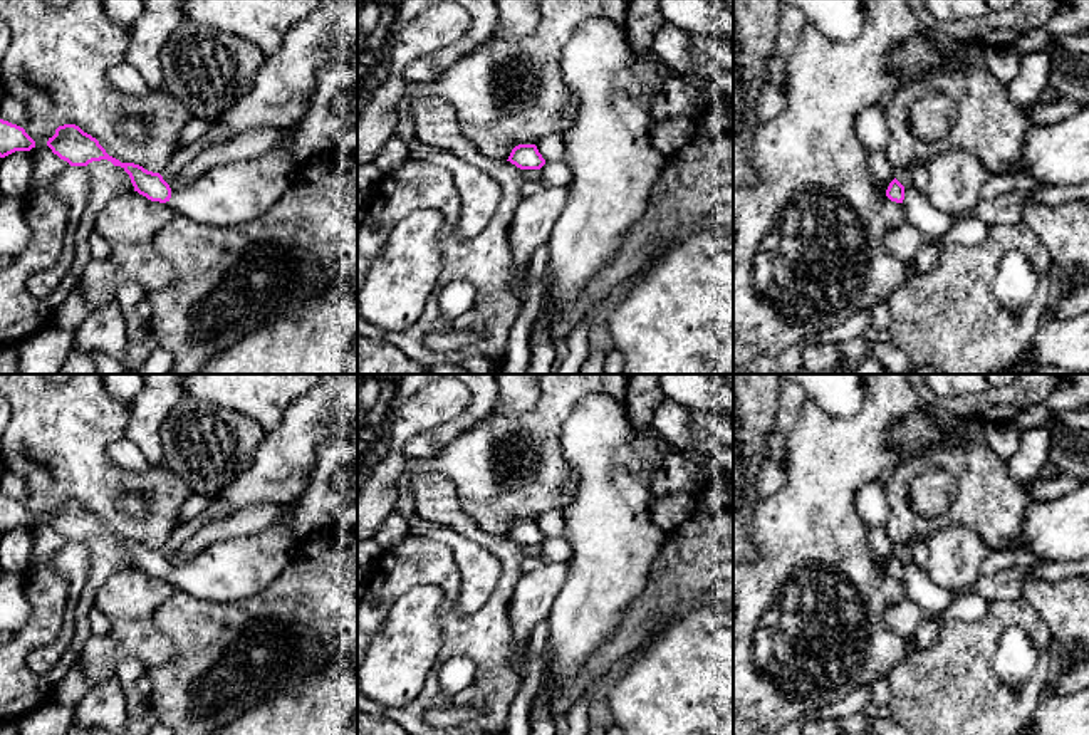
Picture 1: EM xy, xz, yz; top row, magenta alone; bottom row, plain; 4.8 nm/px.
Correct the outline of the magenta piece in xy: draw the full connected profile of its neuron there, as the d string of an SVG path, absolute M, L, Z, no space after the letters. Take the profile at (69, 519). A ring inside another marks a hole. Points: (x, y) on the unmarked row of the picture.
M76 500L59 502L55 505L55 510L49 513L47 522L52 525L54 530L67 537L70 542L87 542L89 539L101 535L107 535L114 542L121 542L129 550L134 567L151 577L168 577L175 589L183 591L200 601L233 602L250 599L258 594L294 559L299 542L285 525L285 520L292 513L295 503L297 502L282 510L279 519L272 522L267 529L250 535L216 540L206 545L188 564L178 569L171 567L169 560L163 555L159 549L148 547L134 539L121 539L119 535L109 532L96 513L84 508Z

